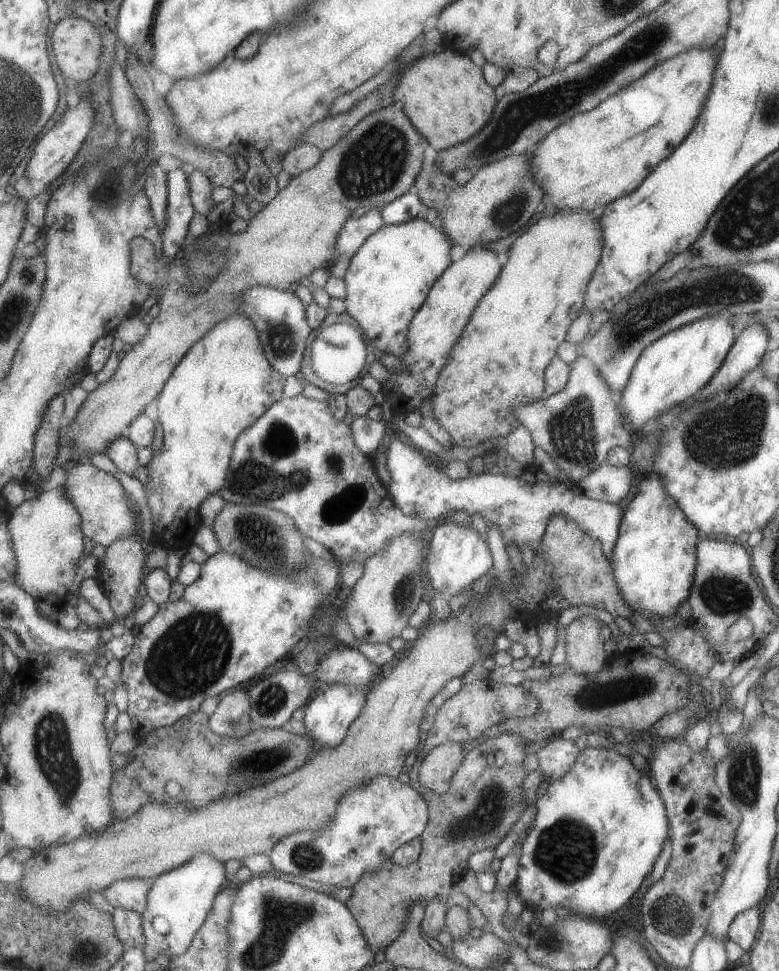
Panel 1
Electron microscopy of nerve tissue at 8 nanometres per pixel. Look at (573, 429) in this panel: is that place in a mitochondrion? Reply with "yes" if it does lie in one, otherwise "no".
yes

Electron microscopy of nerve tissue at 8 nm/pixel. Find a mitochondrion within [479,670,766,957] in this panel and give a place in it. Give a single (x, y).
(566, 851)

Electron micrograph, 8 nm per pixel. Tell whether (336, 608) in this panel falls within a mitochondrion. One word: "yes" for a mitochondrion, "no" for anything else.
no

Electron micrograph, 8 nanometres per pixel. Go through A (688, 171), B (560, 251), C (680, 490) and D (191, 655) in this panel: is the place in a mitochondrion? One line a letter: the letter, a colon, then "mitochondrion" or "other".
A: other
B: other
C: other
D: mitochondrion

